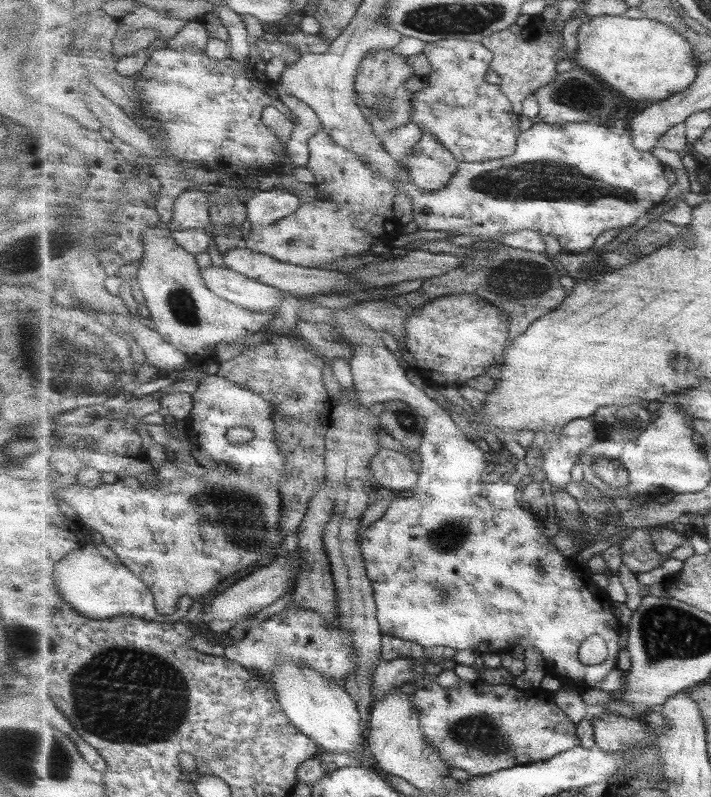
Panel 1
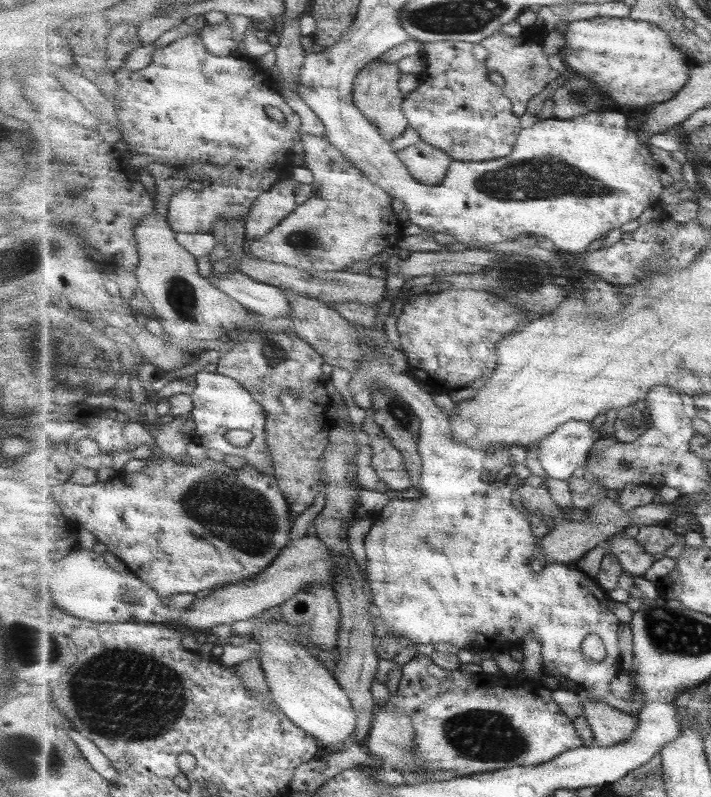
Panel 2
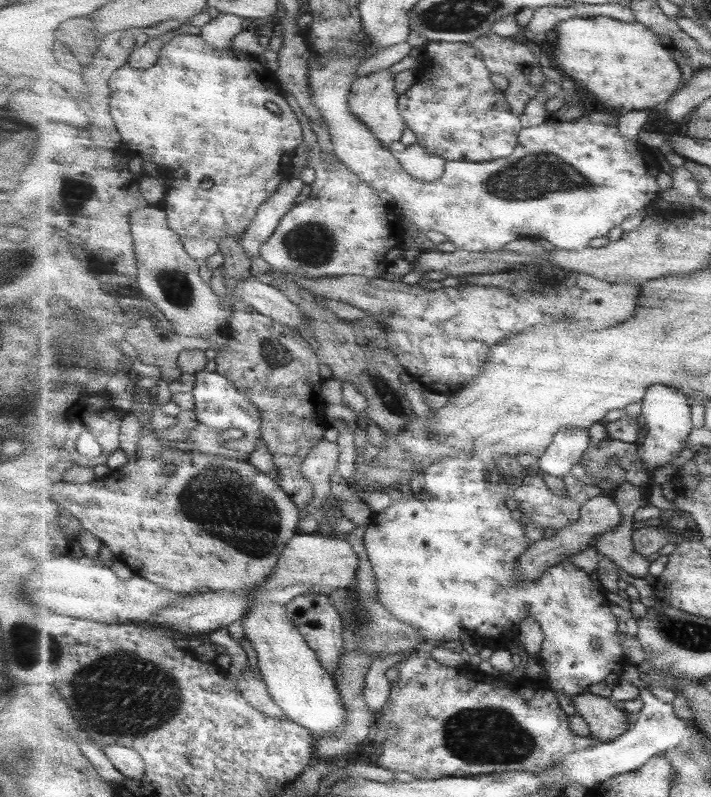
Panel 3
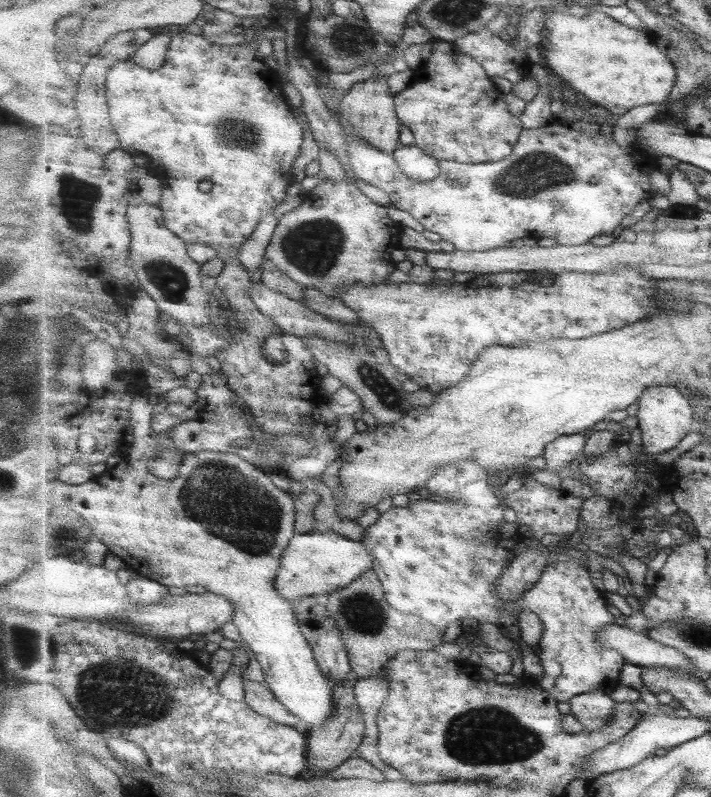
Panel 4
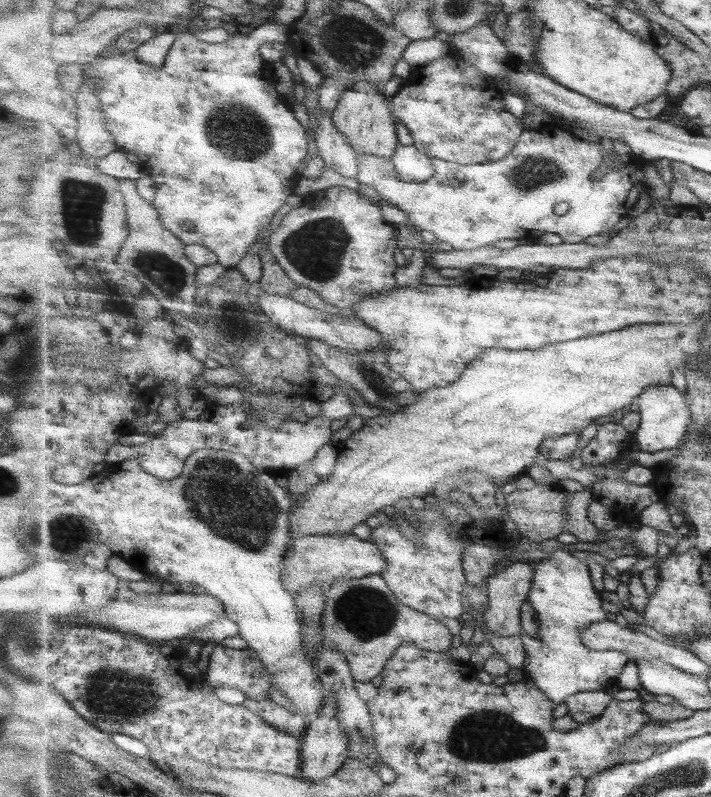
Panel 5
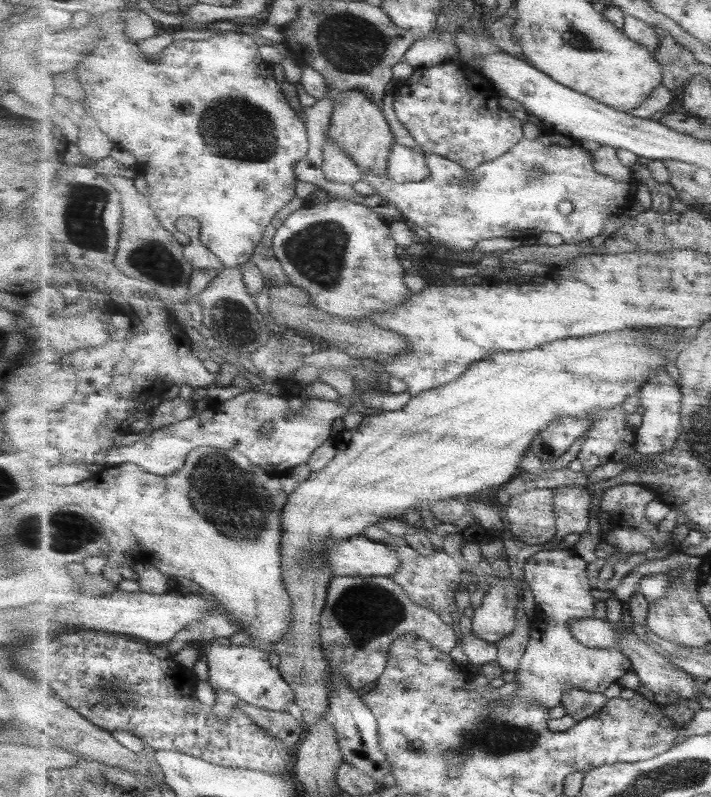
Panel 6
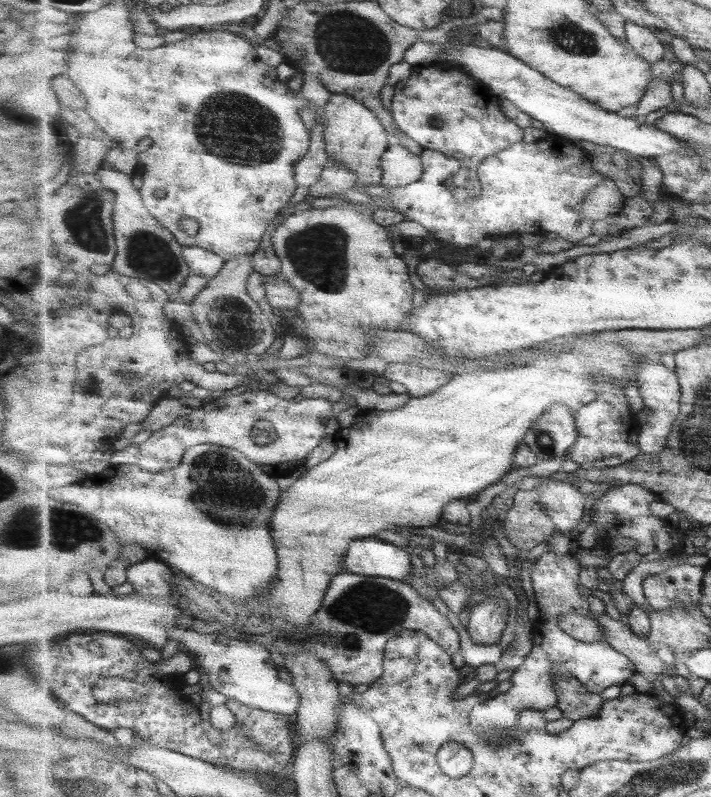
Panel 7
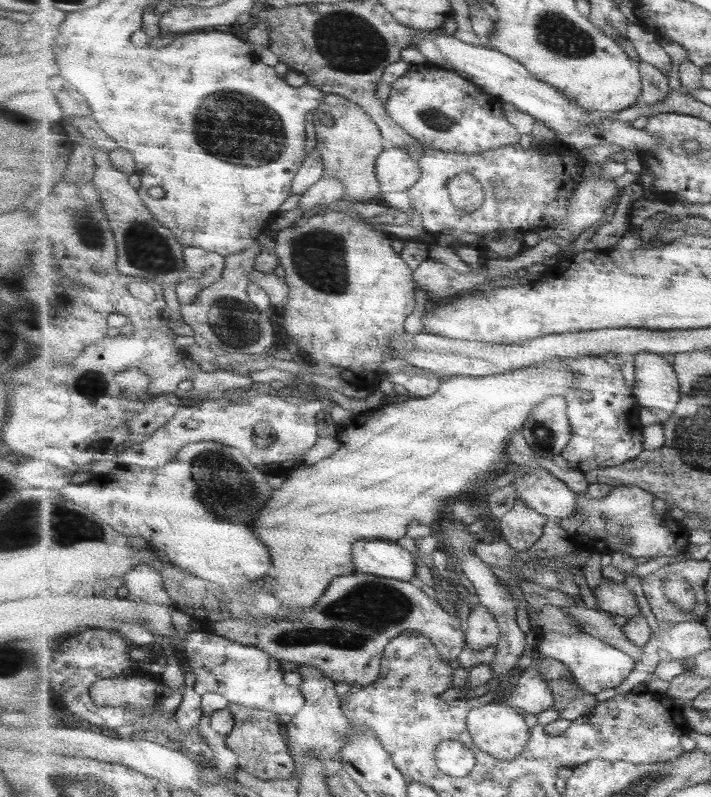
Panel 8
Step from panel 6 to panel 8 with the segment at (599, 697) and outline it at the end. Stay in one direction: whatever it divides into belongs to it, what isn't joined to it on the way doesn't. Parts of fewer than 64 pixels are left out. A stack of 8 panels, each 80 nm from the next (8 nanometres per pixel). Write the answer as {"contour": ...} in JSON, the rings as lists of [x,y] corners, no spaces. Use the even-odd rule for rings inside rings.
{"contour":[[[539,658],[539,667],[555,698],[552,708],[557,710],[561,719],[577,720],[591,713],[599,704],[595,695],[587,694],[577,686],[563,662]]]}

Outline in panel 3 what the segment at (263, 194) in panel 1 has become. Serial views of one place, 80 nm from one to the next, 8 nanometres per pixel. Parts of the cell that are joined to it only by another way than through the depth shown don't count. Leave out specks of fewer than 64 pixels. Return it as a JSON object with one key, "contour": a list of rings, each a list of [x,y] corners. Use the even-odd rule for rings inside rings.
{"contour":[[[302,179],[284,181],[279,190],[260,206],[248,232],[240,238],[249,258],[260,256],[261,247],[273,236],[283,216],[295,206],[295,198],[305,186]]]}

